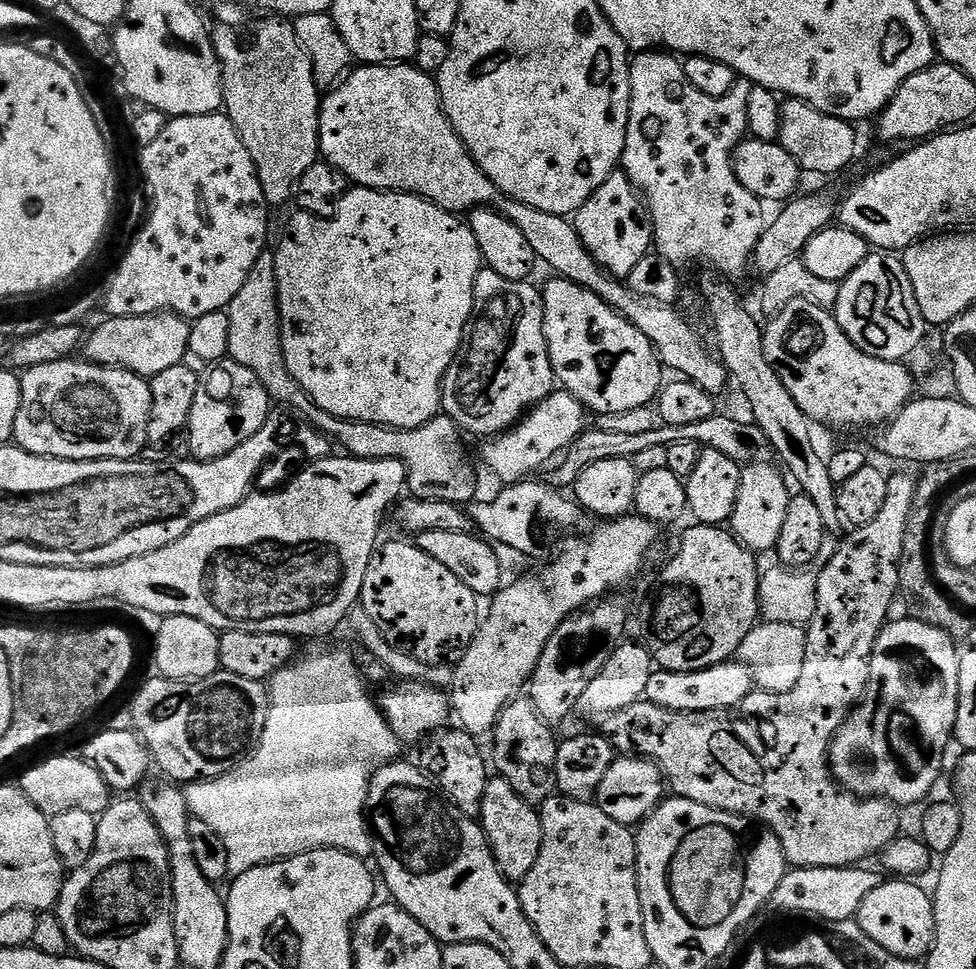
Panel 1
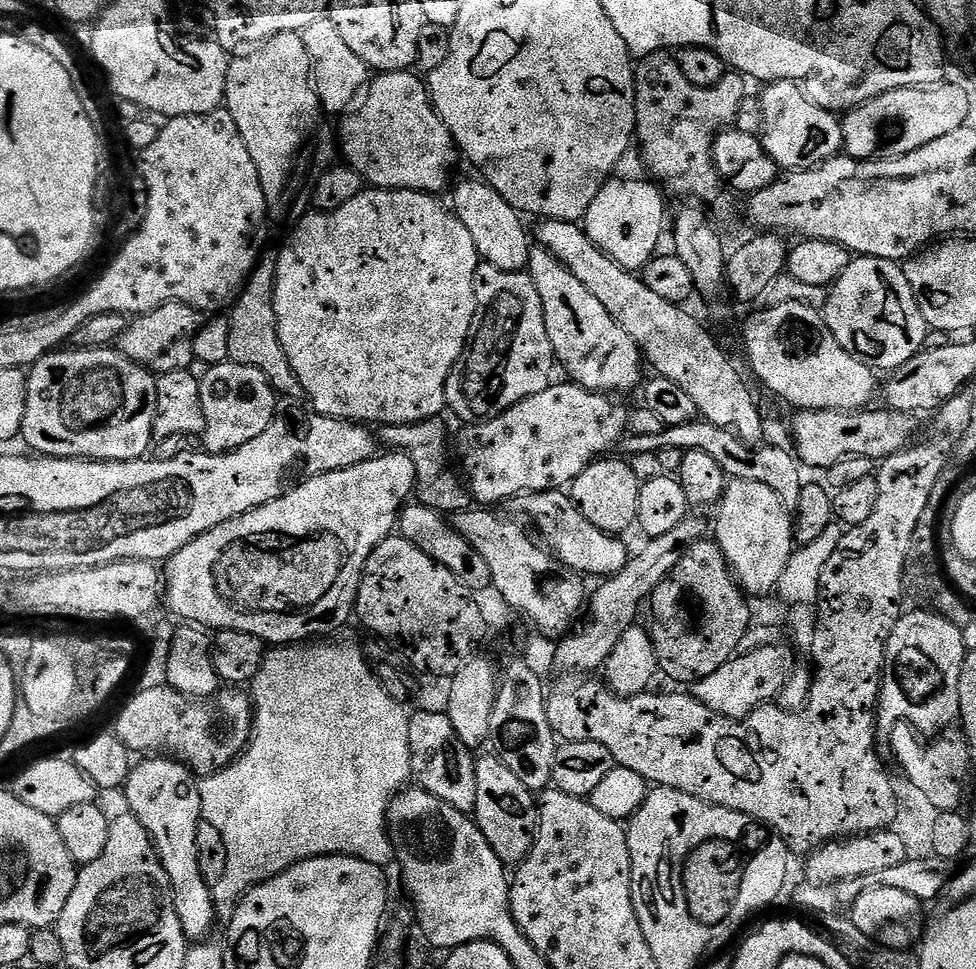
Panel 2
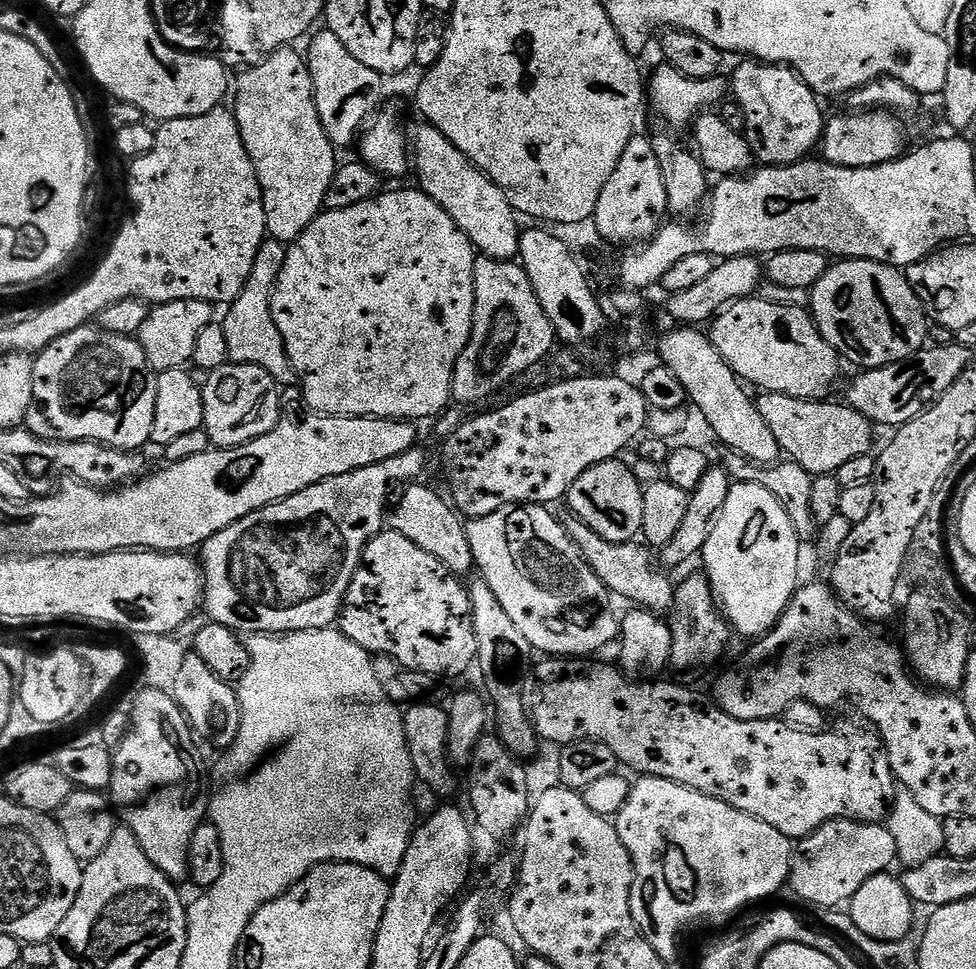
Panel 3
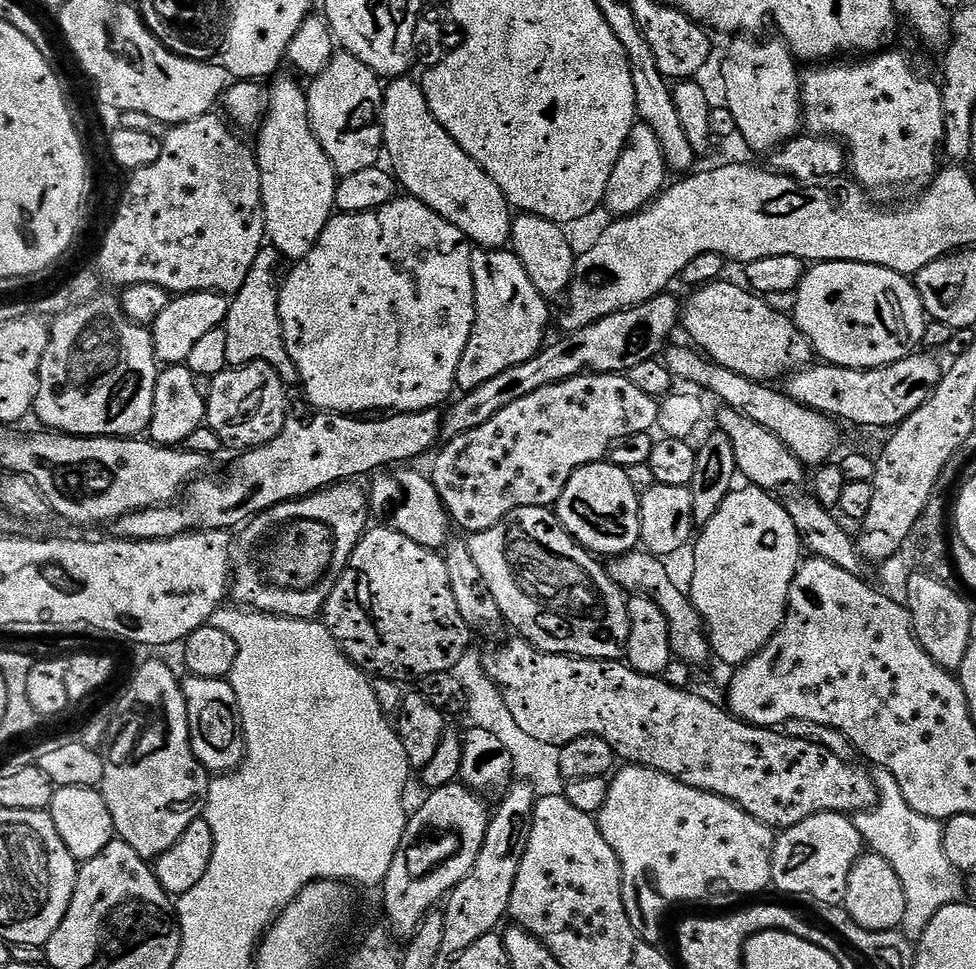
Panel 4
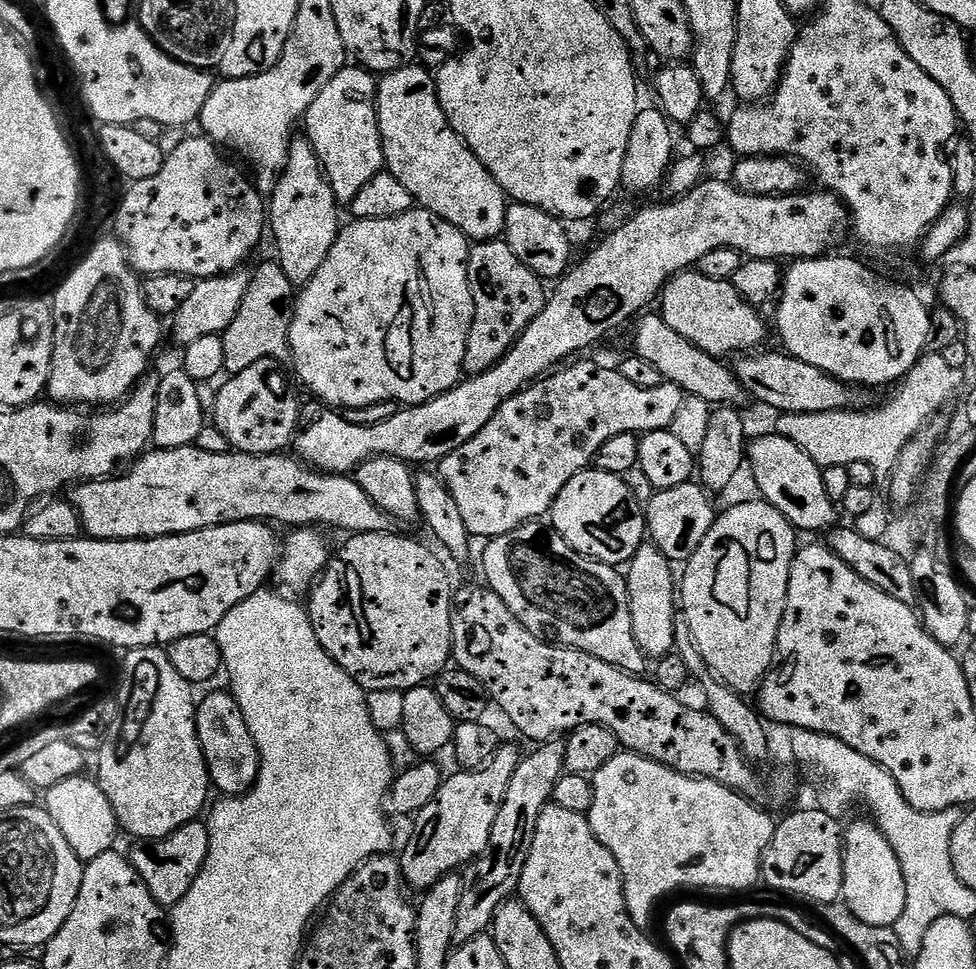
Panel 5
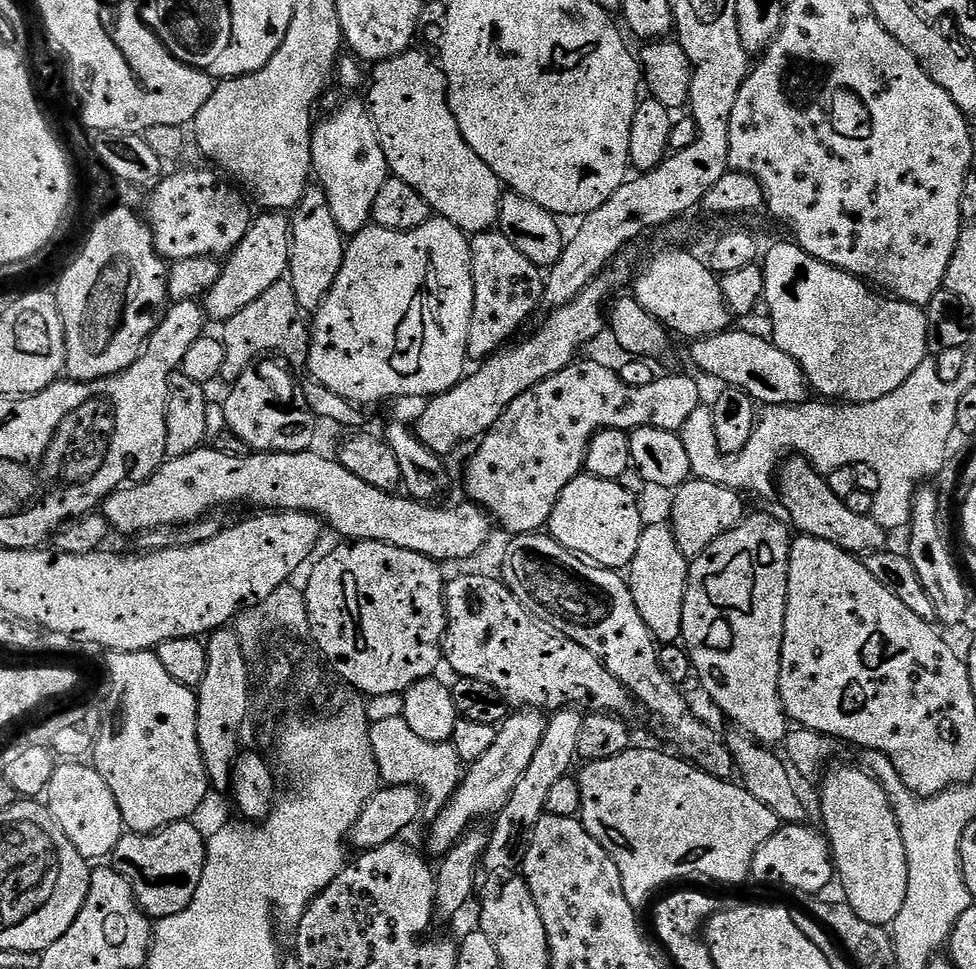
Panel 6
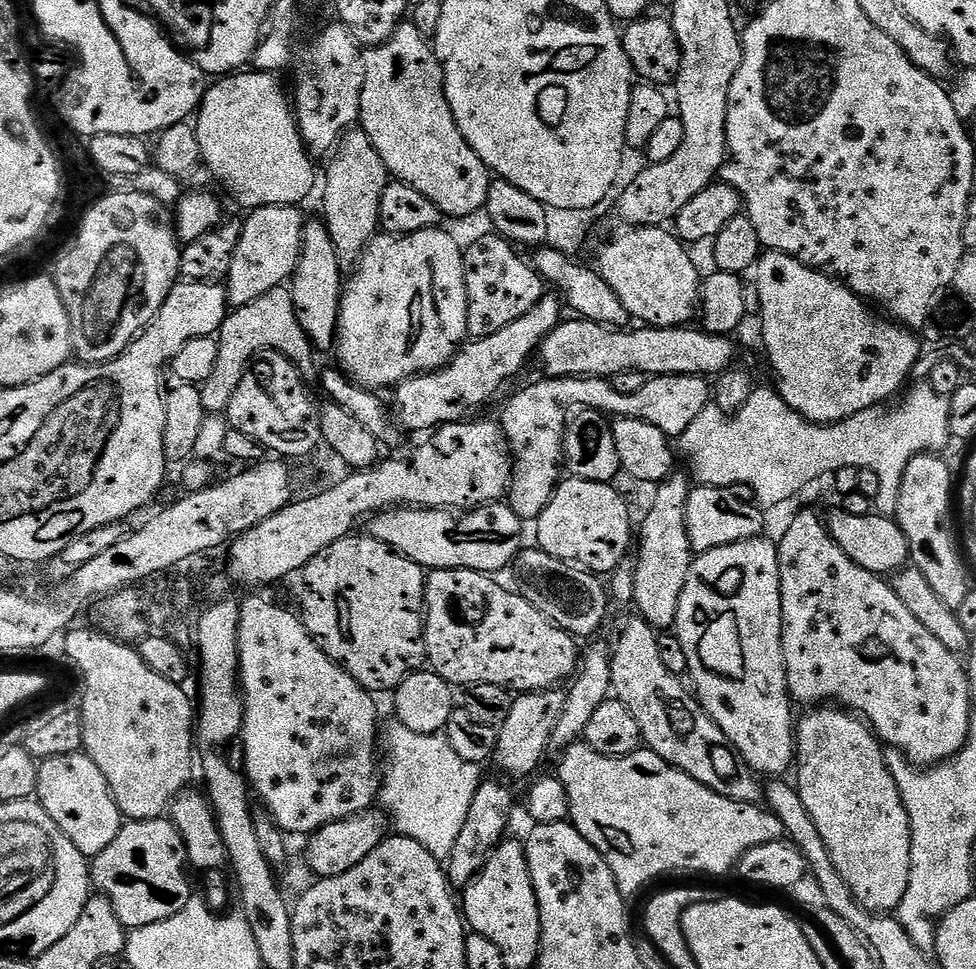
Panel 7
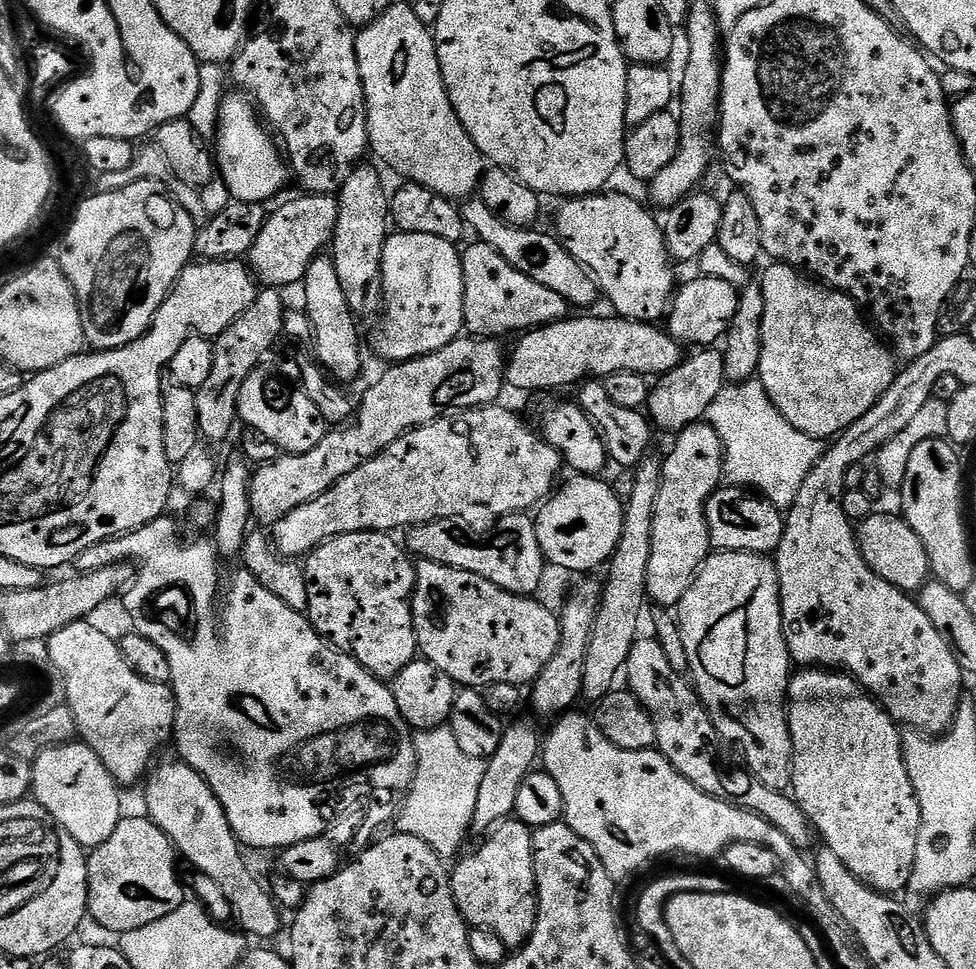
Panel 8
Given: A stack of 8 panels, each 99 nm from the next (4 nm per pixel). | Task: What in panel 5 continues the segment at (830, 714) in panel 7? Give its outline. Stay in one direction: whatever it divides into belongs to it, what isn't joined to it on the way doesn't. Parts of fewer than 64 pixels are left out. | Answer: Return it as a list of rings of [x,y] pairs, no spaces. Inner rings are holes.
[[[871,819],[856,820],[843,829],[844,833],[844,891],[843,903],[847,904],[854,918],[866,922],[866,926],[882,926],[891,928],[902,918],[902,910],[906,910],[906,878],[902,878],[902,866],[898,862],[898,854],[894,854],[894,846],[886,842],[886,834],[878,830]]]

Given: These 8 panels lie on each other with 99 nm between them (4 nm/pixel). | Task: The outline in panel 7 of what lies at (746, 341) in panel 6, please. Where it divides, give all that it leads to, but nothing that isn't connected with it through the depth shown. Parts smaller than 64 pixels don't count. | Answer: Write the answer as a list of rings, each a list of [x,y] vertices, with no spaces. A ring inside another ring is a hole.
[[[565,319],[560,323],[539,346],[538,361],[540,360],[541,366],[544,367],[543,375],[545,377],[602,376],[616,378],[619,372],[625,372],[625,374],[642,372],[648,378],[654,376],[716,378],[719,377],[720,373],[728,371],[729,368],[737,363],[736,348],[731,344],[731,339],[728,336],[715,336],[712,332],[703,331],[696,326],[681,326],[678,328],[650,328],[647,326],[611,328],[593,320],[571,319]]]

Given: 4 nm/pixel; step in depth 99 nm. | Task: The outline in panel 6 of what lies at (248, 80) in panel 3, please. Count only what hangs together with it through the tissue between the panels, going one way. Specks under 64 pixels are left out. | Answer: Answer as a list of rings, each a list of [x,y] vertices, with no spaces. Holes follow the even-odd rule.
[[[309,186],[290,212],[292,230],[292,253],[288,256],[287,275],[294,286],[294,294],[298,298],[298,306],[305,313],[315,313],[316,307],[324,301],[334,278],[344,261],[346,237],[341,232],[338,222],[334,222],[334,214],[330,214],[330,202],[326,202],[326,194],[319,186]]]

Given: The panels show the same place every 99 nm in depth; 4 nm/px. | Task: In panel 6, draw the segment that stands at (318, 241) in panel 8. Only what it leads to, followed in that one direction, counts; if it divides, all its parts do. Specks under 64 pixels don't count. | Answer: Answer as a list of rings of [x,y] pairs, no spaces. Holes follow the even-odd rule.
[[[268,210],[257,215],[246,230],[242,242],[233,252],[229,252],[222,264],[218,282],[202,298],[202,307],[209,321],[223,322],[234,318],[238,310],[246,310],[254,298],[274,286],[274,282],[285,279],[288,271],[288,256],[292,253],[292,230],[287,215],[276,210]]]

